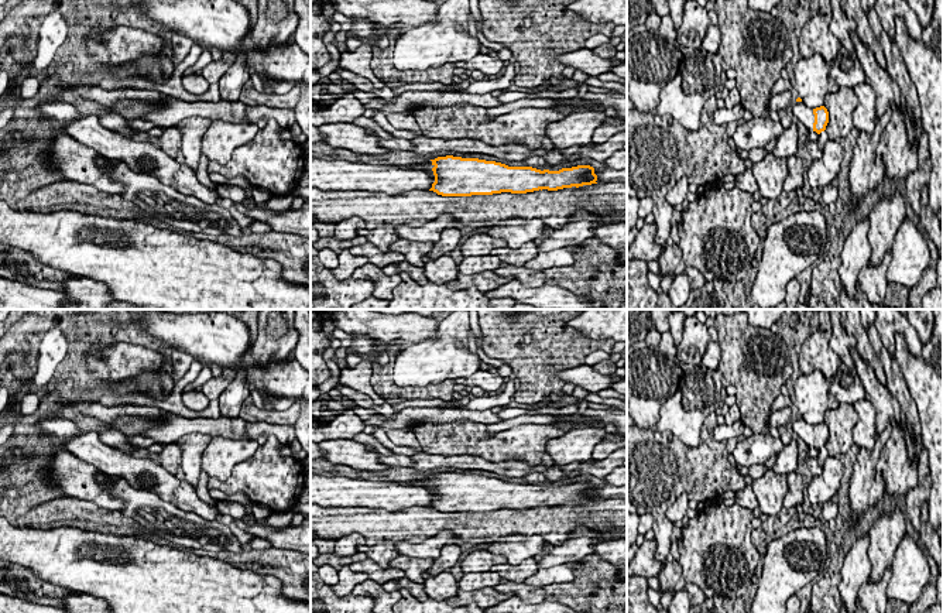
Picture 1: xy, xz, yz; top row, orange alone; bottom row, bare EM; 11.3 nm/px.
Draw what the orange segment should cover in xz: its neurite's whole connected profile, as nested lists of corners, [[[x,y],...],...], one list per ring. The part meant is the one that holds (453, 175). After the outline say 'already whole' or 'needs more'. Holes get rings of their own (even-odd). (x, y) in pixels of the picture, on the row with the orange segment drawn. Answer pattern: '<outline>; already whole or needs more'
[[[446,155],[425,162],[414,161],[405,167],[433,174],[435,182],[429,191],[442,196],[527,194],[597,184],[597,175],[590,165],[541,171],[532,167],[508,167],[495,161]]]; needs more

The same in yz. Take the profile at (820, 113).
[[[800,97],[796,99],[796,105],[792,106],[793,116],[798,117],[799,121],[802,121],[809,131],[816,131],[820,134],[826,130],[826,126],[829,123],[829,112],[824,106],[810,109],[807,107]]]; needs more

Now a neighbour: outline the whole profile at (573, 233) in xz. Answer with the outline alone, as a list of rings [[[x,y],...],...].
[[[589,220],[570,222],[558,230],[549,230],[538,249],[548,251],[580,244],[586,239],[594,237],[593,229],[597,226],[599,223]]]

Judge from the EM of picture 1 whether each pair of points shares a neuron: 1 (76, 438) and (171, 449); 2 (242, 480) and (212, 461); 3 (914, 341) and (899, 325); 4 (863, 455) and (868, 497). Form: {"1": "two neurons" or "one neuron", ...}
{"1": "two neurons", "2": "two neurons", "3": "one neuron", "4": "one neuron"}

